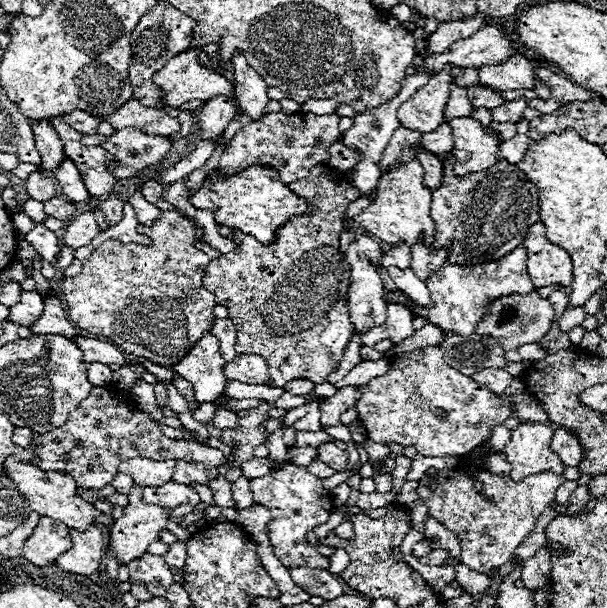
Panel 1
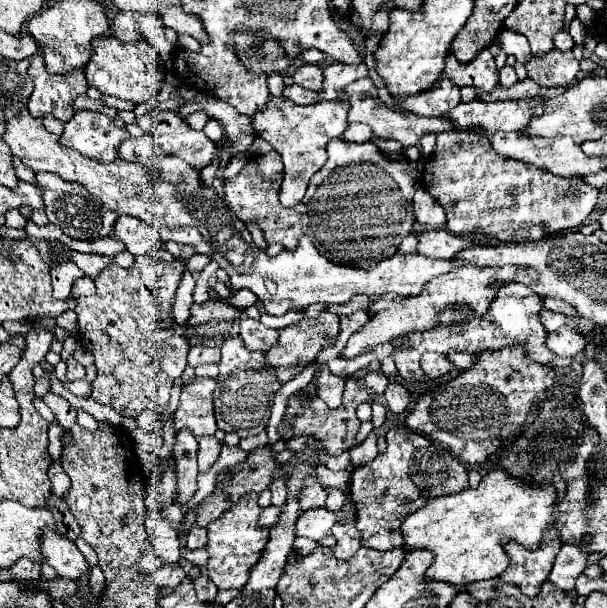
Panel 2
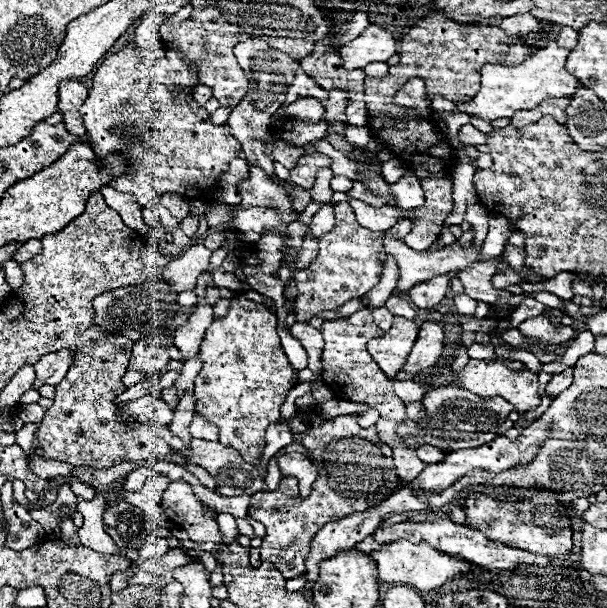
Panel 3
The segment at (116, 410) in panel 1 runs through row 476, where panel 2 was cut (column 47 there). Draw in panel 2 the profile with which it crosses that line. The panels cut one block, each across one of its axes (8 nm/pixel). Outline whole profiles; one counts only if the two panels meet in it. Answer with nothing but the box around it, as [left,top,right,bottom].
[28,54,88,122]

